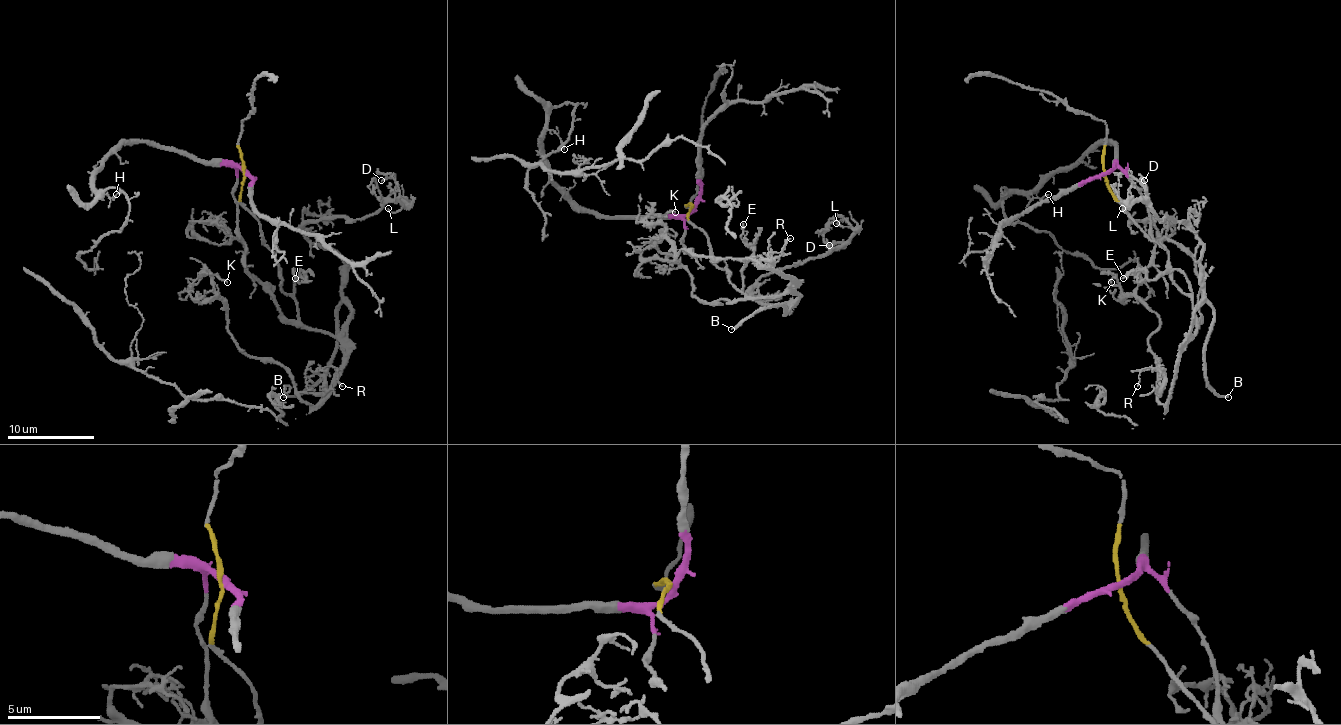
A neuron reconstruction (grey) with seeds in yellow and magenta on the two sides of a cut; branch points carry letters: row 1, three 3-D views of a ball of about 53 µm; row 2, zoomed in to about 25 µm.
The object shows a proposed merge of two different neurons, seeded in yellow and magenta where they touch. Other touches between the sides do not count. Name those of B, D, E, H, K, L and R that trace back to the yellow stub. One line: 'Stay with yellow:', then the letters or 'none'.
Stay with yellow: B, D, E, K, L, R

